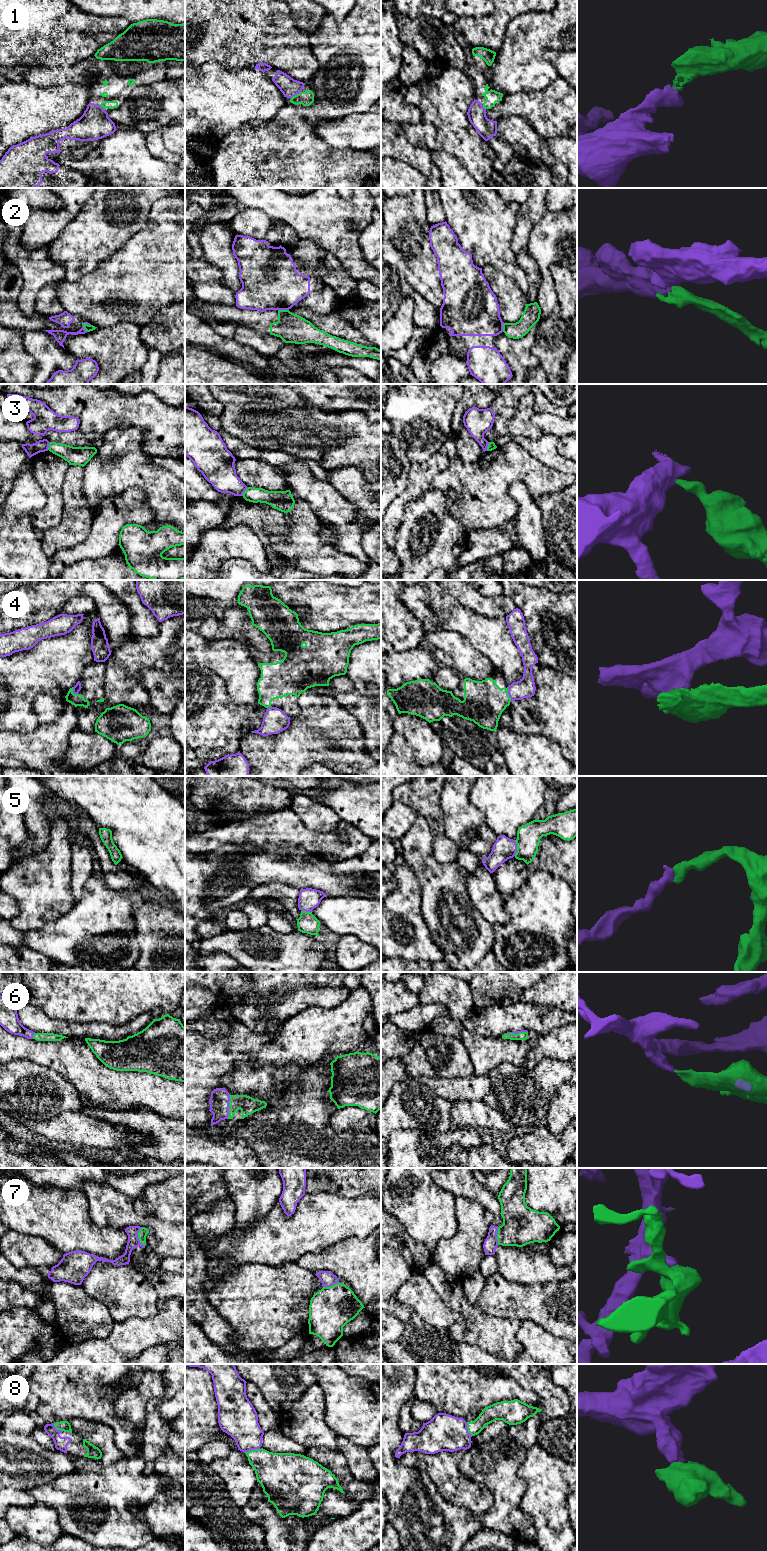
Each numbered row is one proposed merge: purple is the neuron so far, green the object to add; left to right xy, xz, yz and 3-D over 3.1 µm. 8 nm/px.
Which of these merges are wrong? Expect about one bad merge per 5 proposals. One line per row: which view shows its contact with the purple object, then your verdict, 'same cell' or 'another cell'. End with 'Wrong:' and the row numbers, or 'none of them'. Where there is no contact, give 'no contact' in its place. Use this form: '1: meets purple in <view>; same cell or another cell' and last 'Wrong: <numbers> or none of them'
1: meets purple in xz; same cell
2: meets purple in xz; another cell
3: meets purple in xz; another cell
4: meets purple in yz; another cell
5: meets purple in yz; same cell
6: meets purple in xz; same cell
7: meets purple in xy; same cell
8: meets purple in xz; same cell
Wrong: 2, 3, 4

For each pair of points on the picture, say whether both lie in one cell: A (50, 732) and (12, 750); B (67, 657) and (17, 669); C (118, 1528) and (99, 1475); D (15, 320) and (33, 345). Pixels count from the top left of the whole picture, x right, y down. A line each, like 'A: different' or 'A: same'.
A: same
B: same
C: same
D: different

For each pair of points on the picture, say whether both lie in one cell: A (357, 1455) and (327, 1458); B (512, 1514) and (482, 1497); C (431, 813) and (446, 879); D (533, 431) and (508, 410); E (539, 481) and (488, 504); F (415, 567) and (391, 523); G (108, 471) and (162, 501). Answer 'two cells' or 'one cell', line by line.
A: two cells
B: two cells
C: two cells
D: one cell
E: one cell
F: two cells
G: one cell

